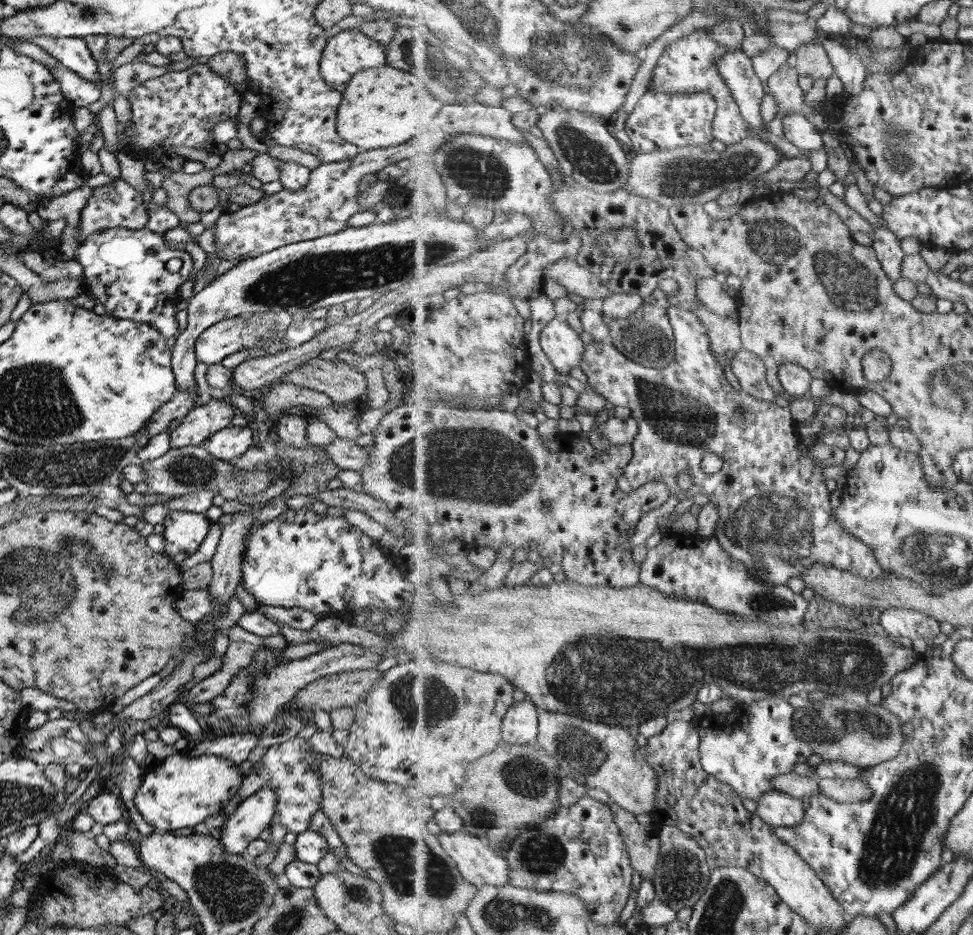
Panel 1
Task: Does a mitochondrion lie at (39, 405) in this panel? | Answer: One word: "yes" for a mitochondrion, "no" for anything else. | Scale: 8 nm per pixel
yes

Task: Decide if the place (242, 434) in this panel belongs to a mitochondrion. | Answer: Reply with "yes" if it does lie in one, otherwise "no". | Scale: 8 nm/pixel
no

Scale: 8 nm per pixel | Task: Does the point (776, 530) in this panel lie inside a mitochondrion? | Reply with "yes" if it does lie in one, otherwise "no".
yes

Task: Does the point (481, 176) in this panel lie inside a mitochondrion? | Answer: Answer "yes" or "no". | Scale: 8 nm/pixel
yes

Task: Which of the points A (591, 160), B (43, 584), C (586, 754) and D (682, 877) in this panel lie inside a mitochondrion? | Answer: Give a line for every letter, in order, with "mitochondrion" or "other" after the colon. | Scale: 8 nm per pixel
A: mitochondrion
B: mitochondrion
C: mitochondrion
D: mitochondrion

